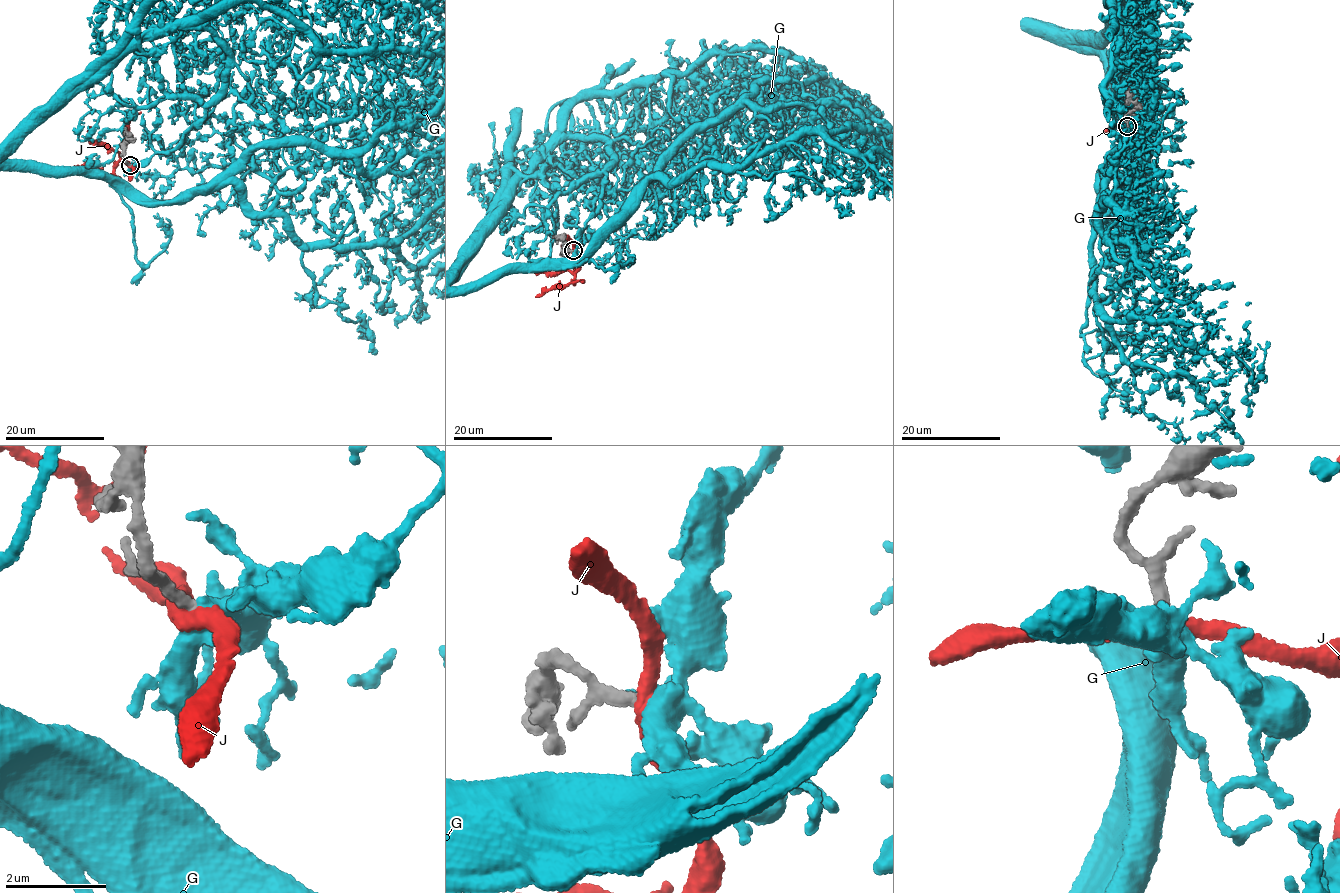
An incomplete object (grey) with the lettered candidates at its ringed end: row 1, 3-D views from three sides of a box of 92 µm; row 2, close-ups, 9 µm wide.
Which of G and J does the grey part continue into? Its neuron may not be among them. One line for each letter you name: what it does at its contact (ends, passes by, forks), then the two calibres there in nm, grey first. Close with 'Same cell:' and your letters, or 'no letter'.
G: it forks | 170/340 nm
Same cell: G

